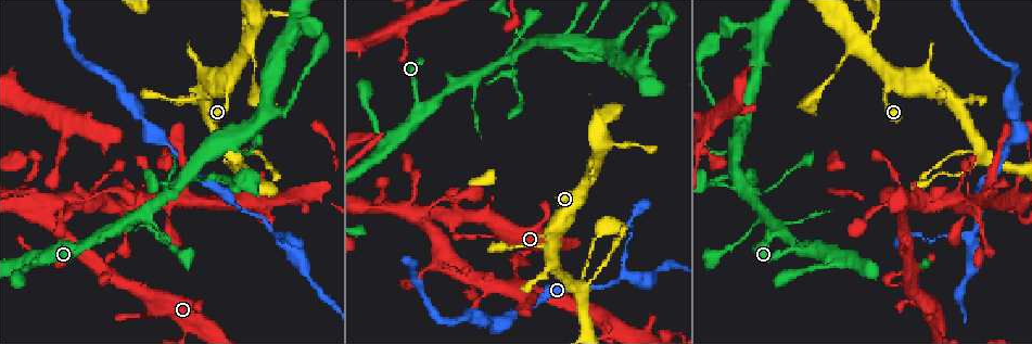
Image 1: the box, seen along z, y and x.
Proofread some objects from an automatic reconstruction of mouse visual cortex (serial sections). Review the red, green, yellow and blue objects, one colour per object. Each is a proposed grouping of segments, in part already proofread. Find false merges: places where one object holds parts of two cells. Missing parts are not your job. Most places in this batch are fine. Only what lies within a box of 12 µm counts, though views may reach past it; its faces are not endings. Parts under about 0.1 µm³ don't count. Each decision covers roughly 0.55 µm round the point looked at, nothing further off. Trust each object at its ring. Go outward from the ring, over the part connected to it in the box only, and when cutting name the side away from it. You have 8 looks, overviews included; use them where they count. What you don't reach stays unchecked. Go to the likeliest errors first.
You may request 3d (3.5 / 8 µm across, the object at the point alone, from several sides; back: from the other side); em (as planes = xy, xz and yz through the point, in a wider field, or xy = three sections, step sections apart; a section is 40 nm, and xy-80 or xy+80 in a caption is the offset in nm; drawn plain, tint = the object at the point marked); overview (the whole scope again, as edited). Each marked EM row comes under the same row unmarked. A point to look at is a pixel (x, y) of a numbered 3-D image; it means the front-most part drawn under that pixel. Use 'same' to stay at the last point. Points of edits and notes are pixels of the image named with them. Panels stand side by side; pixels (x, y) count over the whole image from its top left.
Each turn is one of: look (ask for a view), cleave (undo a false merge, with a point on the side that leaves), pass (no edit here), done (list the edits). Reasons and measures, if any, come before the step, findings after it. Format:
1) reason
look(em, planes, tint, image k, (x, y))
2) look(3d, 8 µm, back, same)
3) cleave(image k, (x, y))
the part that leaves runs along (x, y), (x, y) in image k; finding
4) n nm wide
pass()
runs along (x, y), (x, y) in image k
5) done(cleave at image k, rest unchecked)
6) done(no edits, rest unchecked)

four-way junction
look(3d, 3.5 µm, image 1, (536, 41))

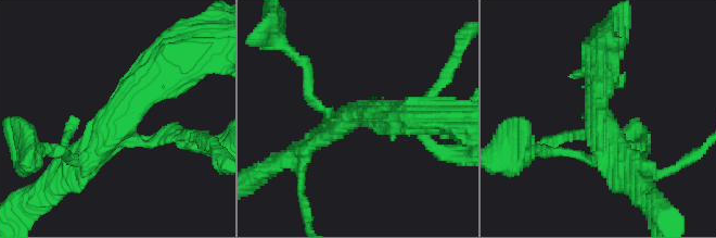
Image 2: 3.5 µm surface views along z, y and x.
4 arms; arms of 150, 150, 300, 400 nm
look(em, xy, step 1, tint, image 2, (112, 131))

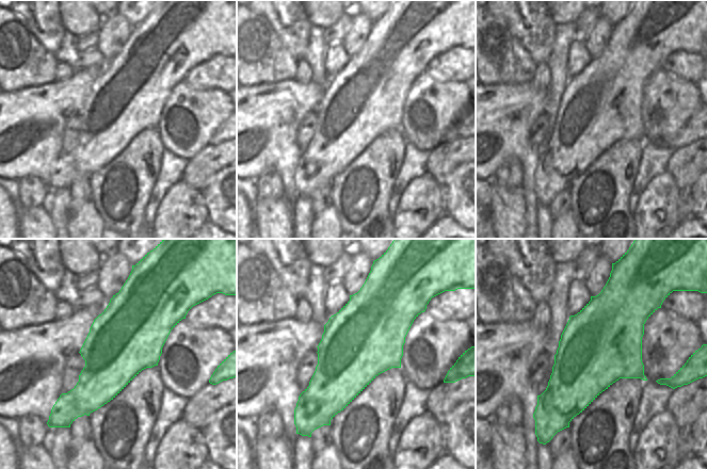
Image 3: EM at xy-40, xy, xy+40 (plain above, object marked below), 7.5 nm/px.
pass()
runs along (63, 172), (153, 72) in image 2; all the same cell

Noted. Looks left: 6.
three-way junction
look(3d, 3.5 µm, back, image 1, (624, 275))

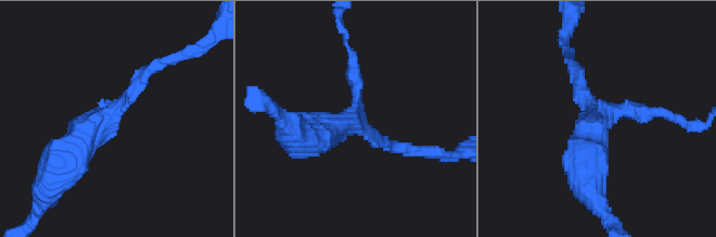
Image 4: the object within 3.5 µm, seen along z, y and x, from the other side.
3 arms; arms of 200, 200, 500 nm
look(em, planes, tint, image 4, (595, 111))

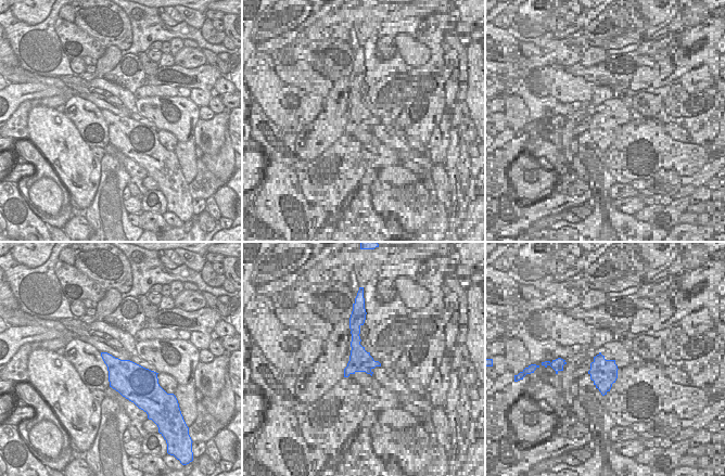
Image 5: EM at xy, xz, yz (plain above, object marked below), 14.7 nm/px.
pass()
runs along (162, 62), (61, 162) in image 4; continuous, no second cell

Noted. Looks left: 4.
look(3d, 3.5 µm, back, image 1, (858, 47))

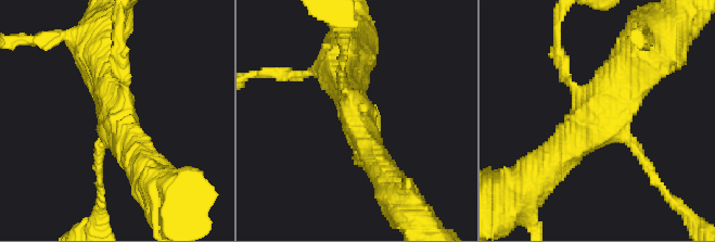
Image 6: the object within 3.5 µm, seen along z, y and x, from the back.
4 arms; arms of 150, 150, 400, 450 nm
look(em, planes, tint, image 6, (113, 114))

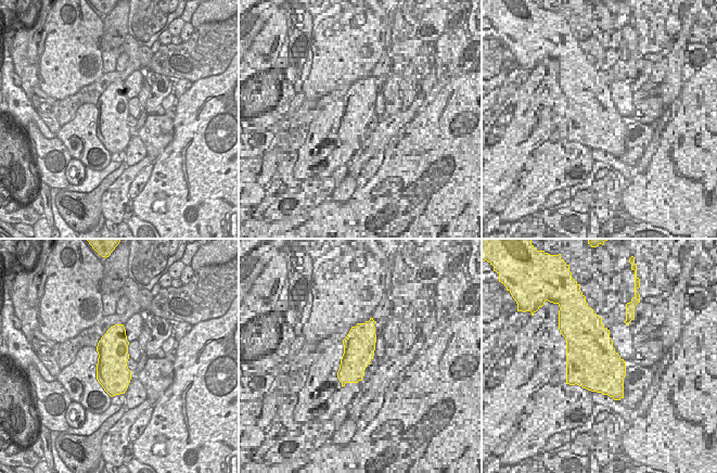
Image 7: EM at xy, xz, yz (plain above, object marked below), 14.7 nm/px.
pass()
runs along (550, 163), (601, 116), (637, 56) in image 6; continuous, no second cell

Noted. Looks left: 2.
done(no edits, rest unchecked)

